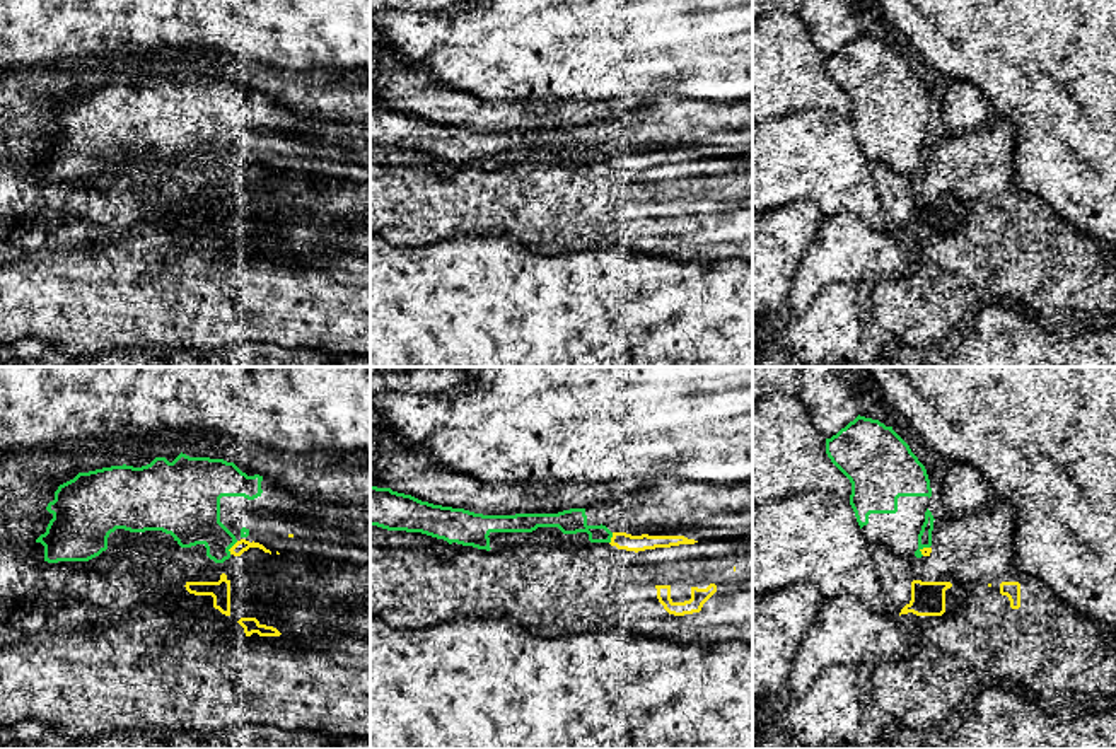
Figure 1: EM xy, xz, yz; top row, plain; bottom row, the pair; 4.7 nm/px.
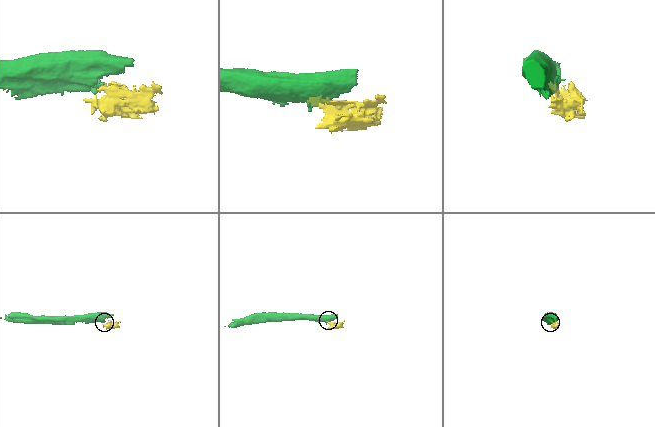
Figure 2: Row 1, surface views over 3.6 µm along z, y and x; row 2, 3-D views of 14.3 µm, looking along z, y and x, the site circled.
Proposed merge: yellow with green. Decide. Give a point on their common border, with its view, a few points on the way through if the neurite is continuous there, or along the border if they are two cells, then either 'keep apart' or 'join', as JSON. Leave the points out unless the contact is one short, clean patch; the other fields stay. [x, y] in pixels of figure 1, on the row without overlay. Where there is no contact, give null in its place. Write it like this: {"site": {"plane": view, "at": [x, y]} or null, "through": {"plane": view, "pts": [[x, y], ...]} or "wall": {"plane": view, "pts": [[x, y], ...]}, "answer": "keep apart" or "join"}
{"site": {"plane": "xy", "at": [231, 166]}, "answer": "keep apart"}

